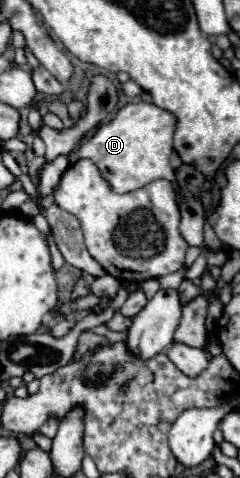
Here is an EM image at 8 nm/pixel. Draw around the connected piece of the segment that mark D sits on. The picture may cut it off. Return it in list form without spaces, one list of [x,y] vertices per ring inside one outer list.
[[[126,104],[110,122],[100,124],[94,136],[86,140],[72,156],[92,160],[110,188],[118,194],[138,190],[160,178],[174,182],[174,170],[170,166],[174,124],[174,116],[154,104]]]

